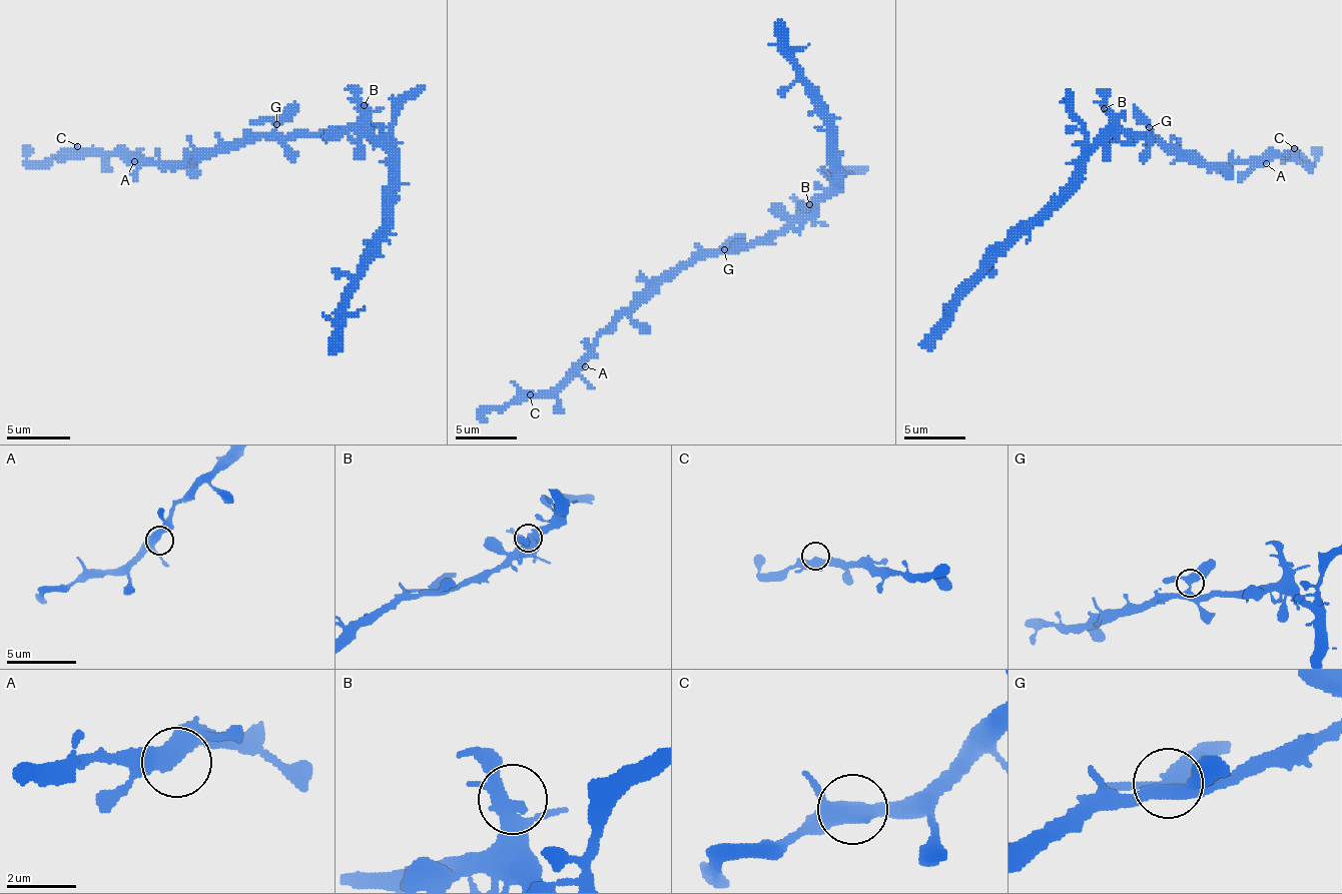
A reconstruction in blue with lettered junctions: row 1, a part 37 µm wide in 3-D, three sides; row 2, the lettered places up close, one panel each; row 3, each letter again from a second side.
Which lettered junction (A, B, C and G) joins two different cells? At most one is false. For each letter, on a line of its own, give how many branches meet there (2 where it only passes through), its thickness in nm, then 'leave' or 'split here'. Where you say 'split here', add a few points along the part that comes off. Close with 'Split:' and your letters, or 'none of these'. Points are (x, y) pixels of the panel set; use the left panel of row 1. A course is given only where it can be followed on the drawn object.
A: 3 | 400 nm | leave
B: 3 | 360 nm | leave
C: 3 | 380 nm | leave
G: 3 | 340 nm | split here | (275, 124), (294, 102)
Split: G

